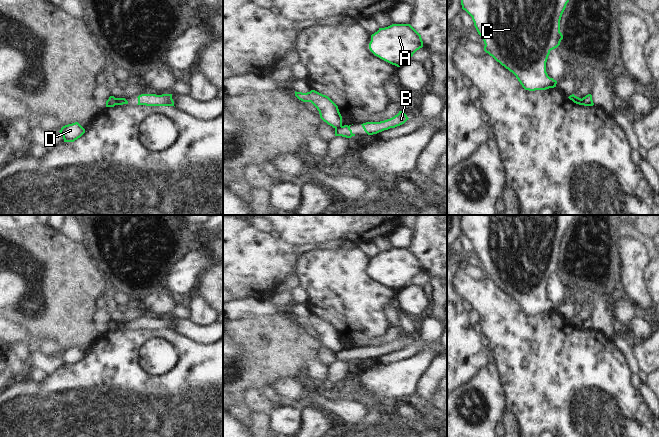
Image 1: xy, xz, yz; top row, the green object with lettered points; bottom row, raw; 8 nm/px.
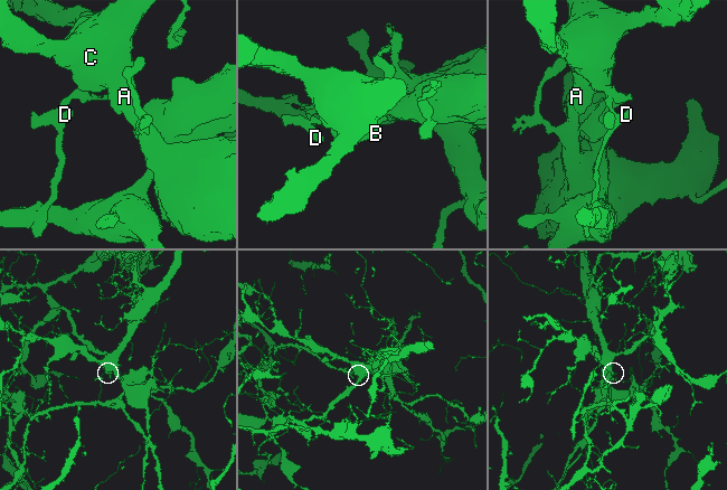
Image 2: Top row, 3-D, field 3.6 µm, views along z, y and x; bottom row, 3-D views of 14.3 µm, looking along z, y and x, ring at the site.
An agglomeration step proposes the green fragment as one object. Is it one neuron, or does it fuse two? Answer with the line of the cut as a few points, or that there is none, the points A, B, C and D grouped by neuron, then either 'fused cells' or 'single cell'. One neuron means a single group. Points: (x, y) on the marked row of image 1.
xy (115, 98), (116, 104) | A C D / B | fused cells

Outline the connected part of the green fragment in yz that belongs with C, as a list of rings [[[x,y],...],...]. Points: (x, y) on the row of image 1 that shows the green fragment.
[[[461,0],[484,41],[484,51],[512,72],[525,90],[546,90],[557,81],[546,72],[550,51],[560,45],[560,20],[569,0]]]

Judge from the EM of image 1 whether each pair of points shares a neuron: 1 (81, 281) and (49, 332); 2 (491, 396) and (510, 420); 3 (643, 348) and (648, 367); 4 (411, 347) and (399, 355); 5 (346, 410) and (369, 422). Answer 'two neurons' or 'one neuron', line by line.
1: one neuron
2: two neurons
3: one neuron
4: one neuron
5: two neurons

